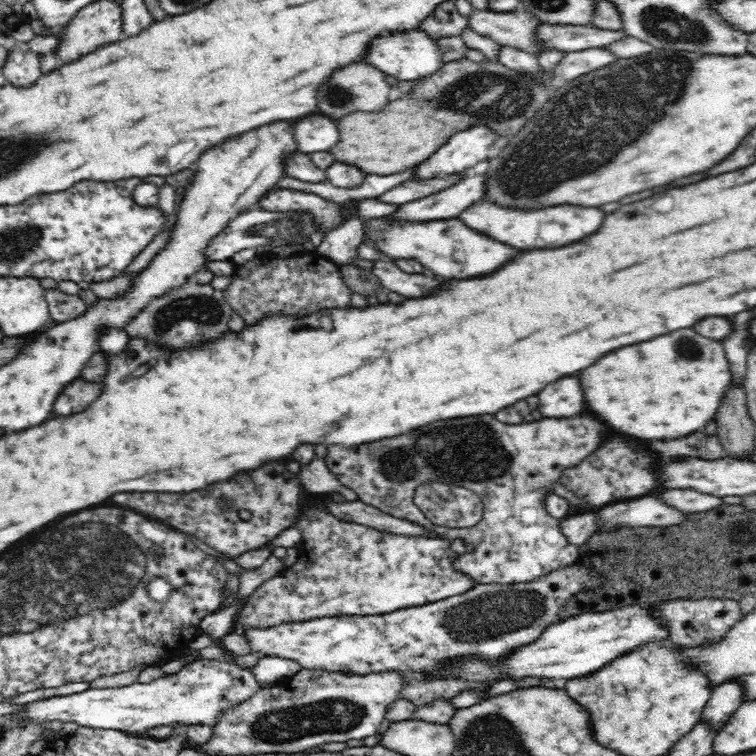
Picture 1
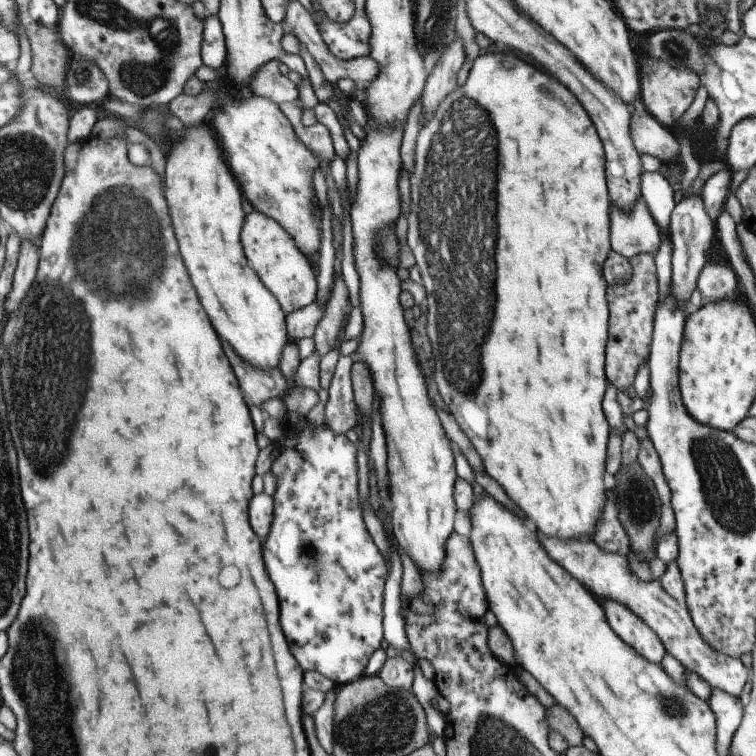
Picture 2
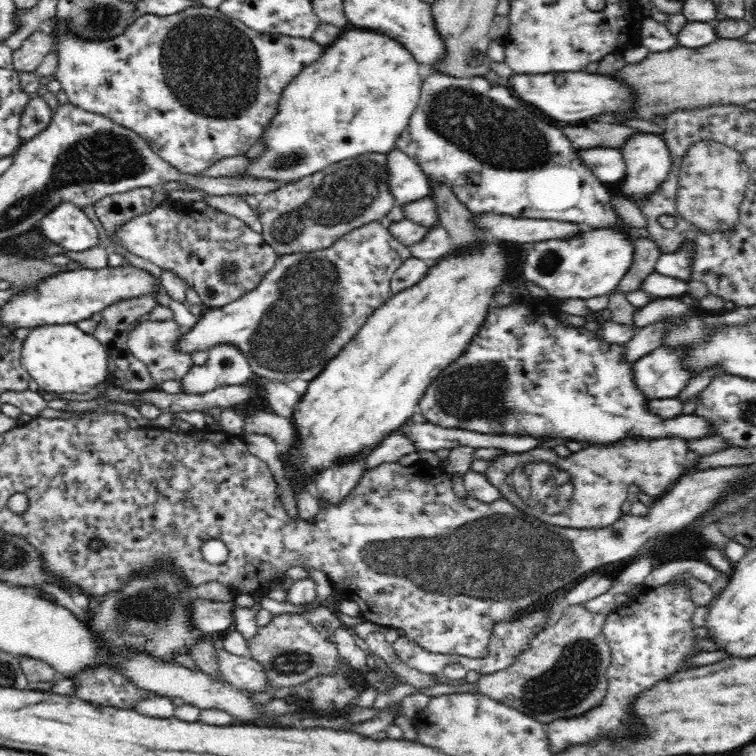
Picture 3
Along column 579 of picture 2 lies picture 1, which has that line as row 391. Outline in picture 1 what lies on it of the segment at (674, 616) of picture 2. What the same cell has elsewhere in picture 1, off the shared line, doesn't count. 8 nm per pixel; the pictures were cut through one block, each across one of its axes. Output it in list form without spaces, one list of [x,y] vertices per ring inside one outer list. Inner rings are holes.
[[[562,378],[548,384],[538,394],[538,400],[543,418],[574,418],[584,412],[584,396],[578,378]]]

